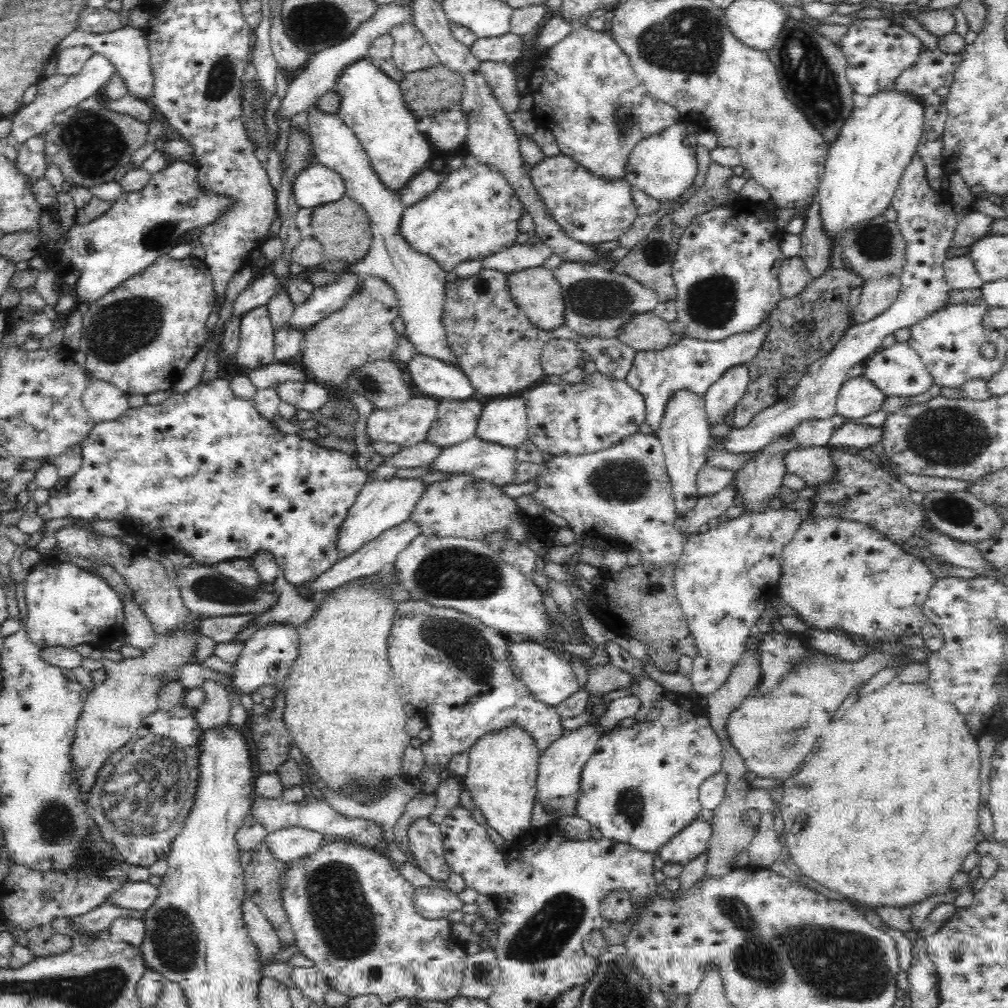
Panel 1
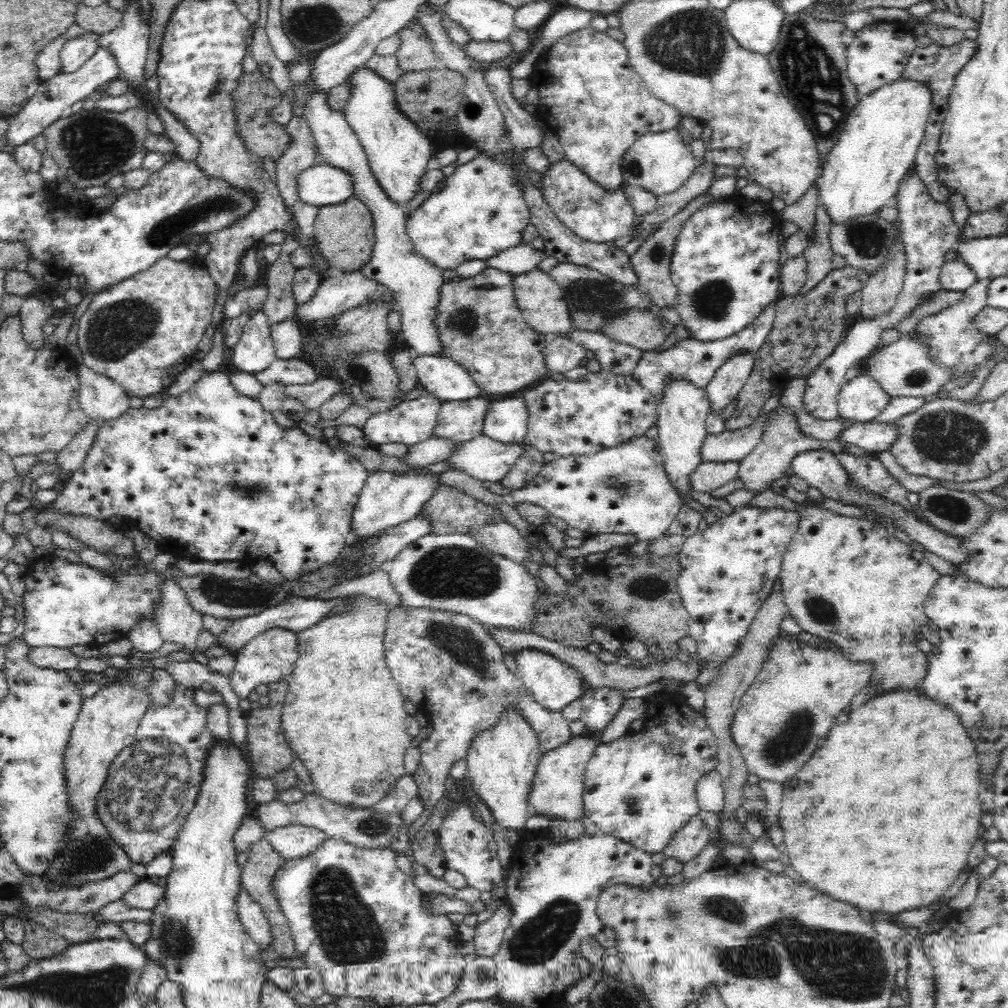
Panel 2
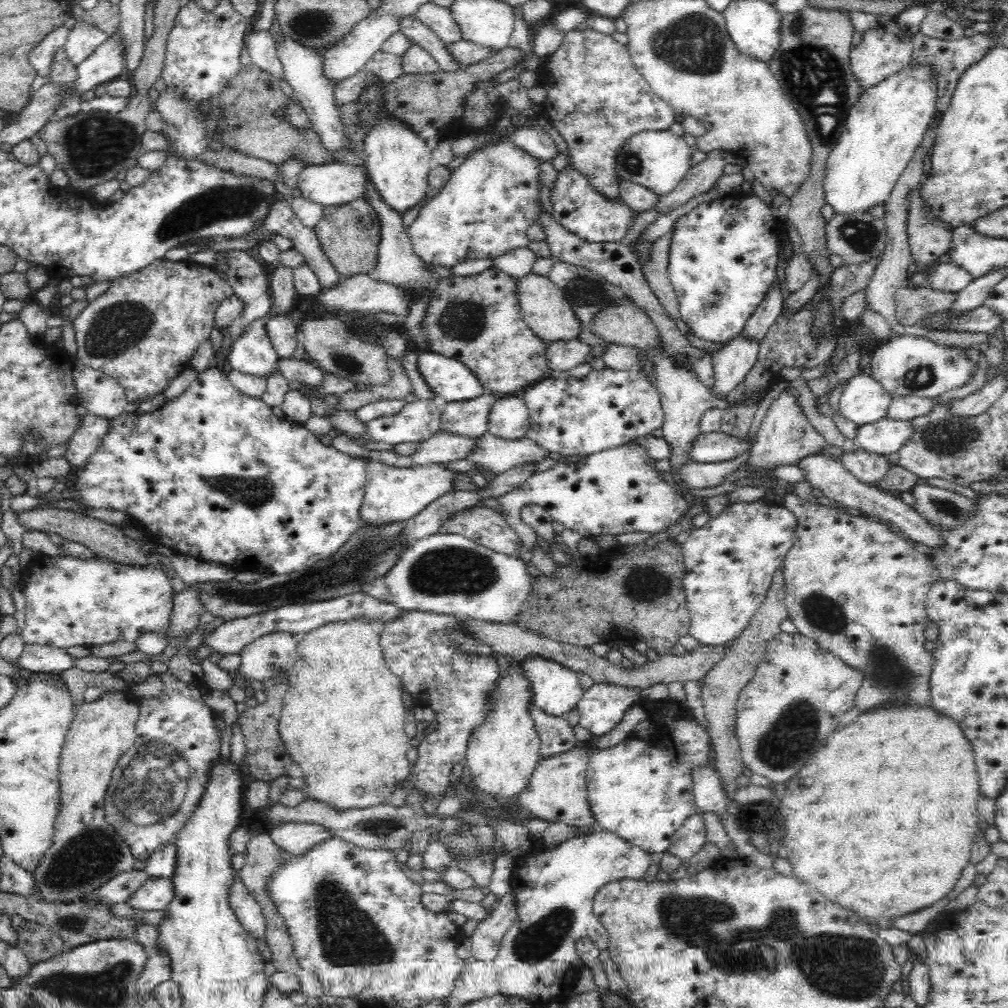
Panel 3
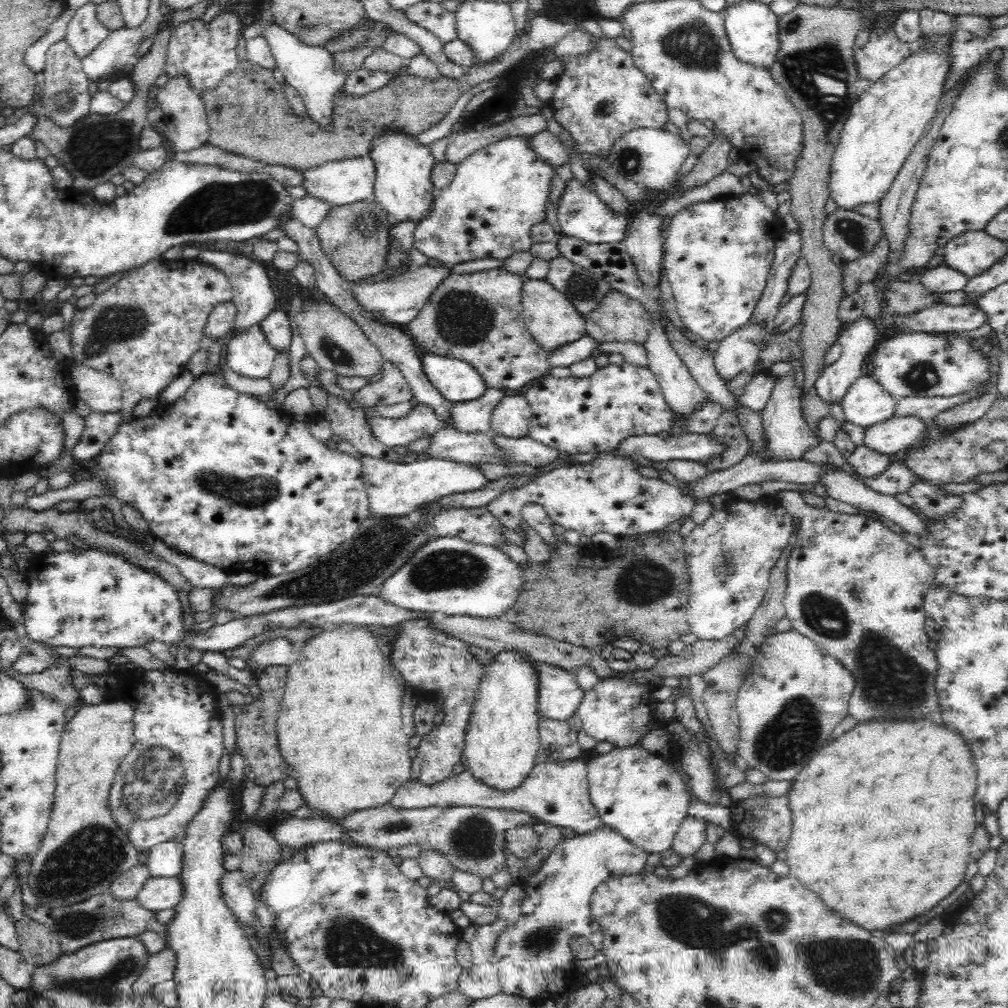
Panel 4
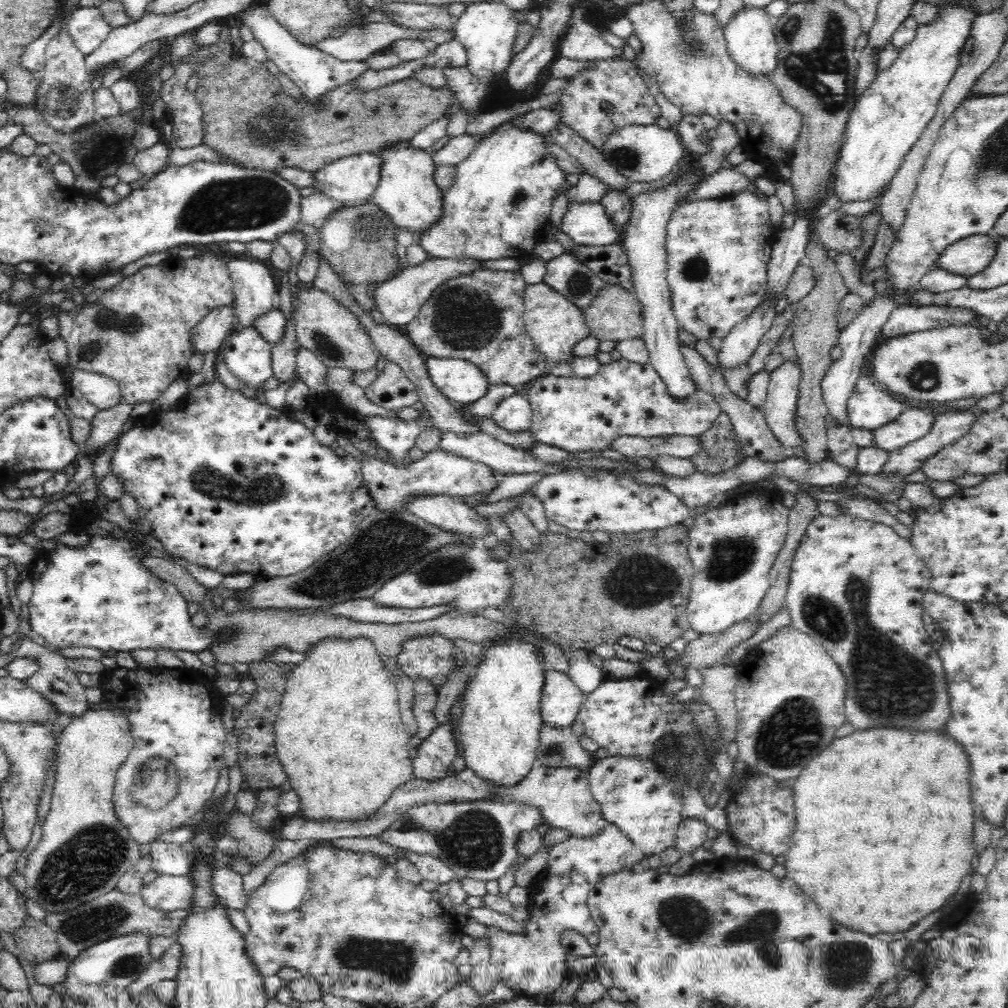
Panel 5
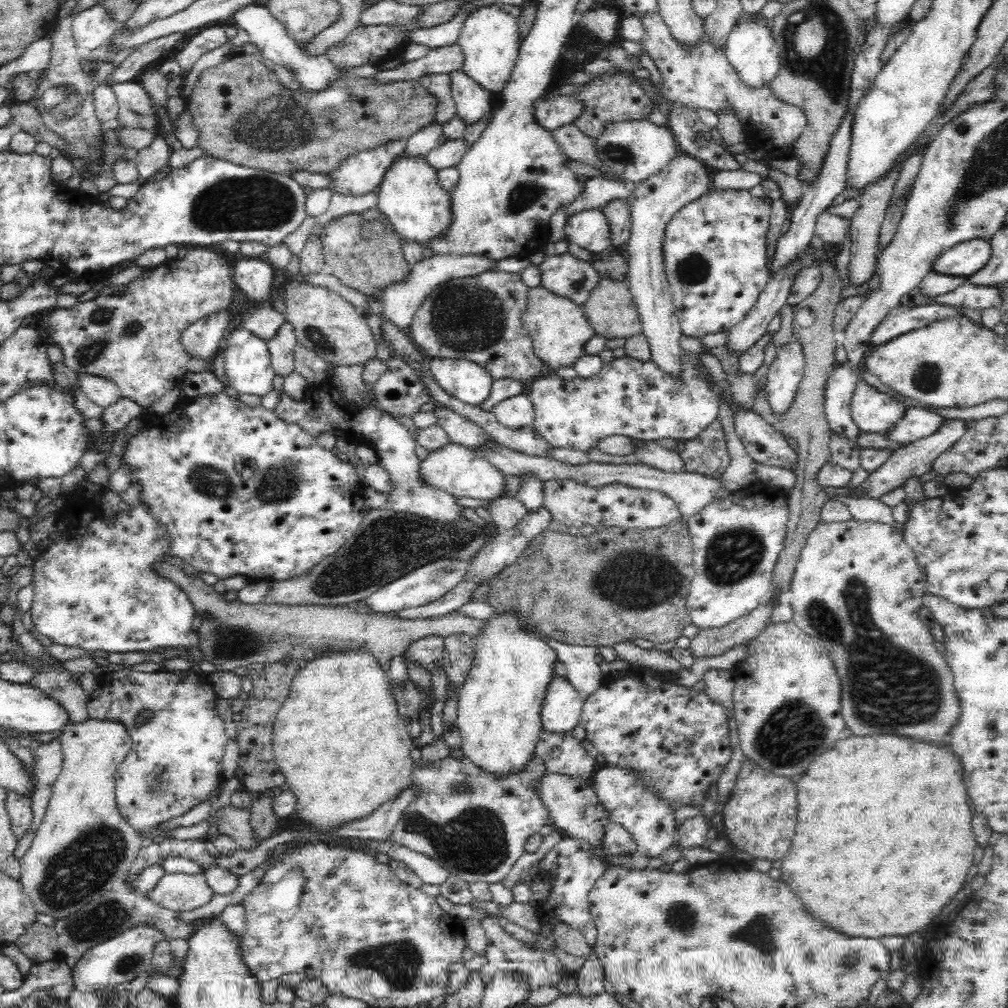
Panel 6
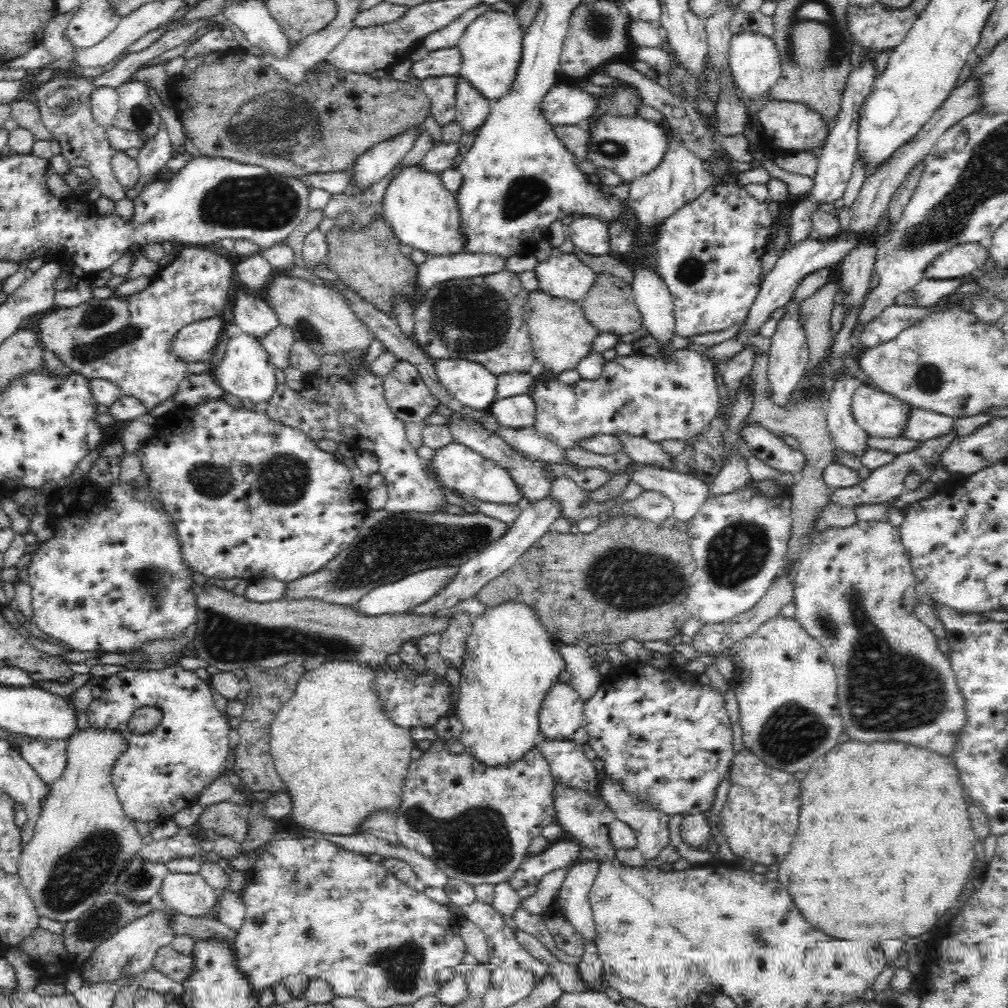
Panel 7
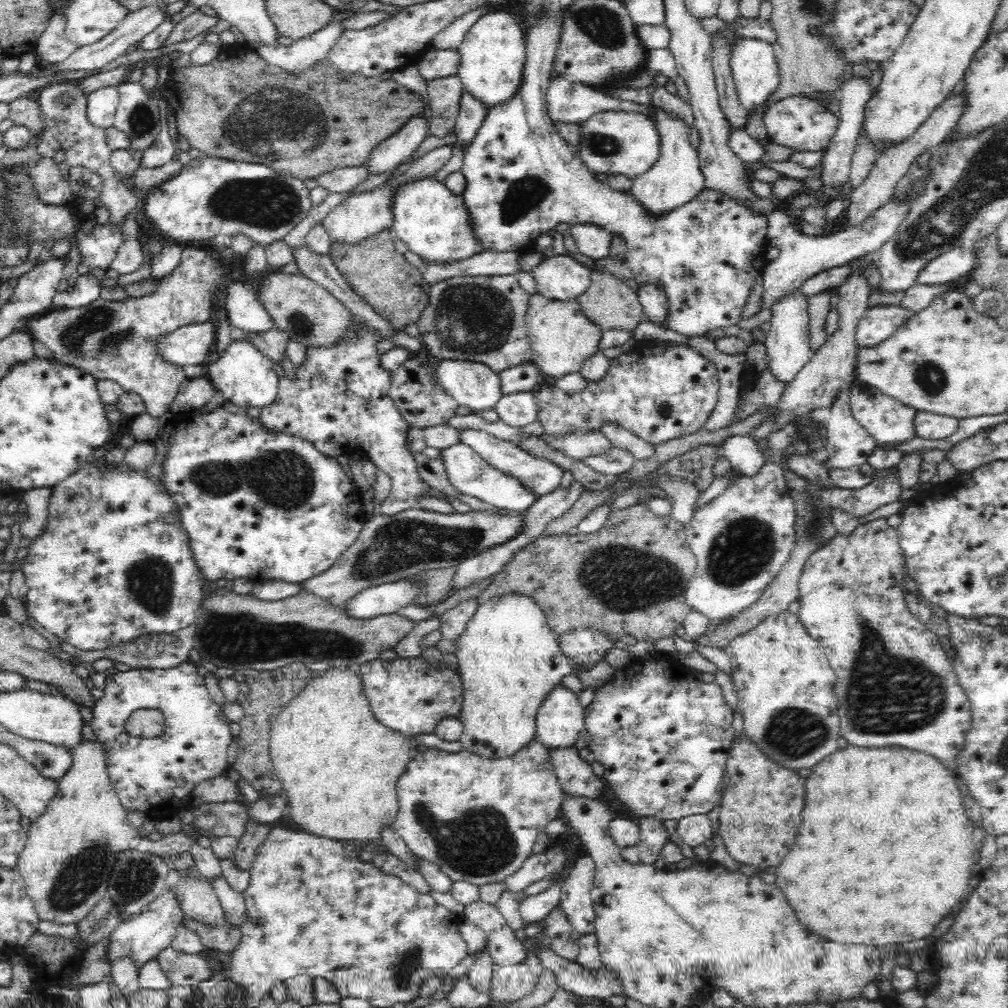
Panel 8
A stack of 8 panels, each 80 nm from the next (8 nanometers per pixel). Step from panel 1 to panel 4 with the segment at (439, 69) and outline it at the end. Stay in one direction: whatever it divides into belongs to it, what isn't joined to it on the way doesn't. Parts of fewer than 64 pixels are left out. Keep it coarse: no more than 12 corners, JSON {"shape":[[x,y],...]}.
{"shape":[[528,31],[460,78],[402,72],[333,123],[292,115],[271,71],[239,62],[200,94],[208,144],[302,172],[418,136],[534,50]]}

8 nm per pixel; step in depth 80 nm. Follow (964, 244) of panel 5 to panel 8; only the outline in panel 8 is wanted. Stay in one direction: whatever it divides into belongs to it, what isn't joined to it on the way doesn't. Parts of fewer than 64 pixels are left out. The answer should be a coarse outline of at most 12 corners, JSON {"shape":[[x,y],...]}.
{"shape":[[960,245],[931,260],[920,284],[946,284],[970,274],[977,256]]}

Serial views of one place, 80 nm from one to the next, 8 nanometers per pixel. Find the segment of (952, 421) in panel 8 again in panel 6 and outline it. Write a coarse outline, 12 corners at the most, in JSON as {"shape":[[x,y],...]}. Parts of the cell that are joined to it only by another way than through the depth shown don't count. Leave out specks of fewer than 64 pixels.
{"shape":[[908,407],[884,436],[898,446],[934,435],[942,416]]}

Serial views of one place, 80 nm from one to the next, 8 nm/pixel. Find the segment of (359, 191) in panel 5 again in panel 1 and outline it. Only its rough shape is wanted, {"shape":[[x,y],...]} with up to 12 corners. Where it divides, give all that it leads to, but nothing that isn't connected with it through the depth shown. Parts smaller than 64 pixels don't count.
{"shape":[[321,165],[292,180],[298,208],[336,202],[345,193],[342,177]]}

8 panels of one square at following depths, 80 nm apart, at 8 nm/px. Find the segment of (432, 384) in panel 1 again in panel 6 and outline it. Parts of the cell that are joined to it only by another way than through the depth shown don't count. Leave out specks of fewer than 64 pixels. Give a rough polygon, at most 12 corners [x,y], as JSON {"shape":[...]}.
{"shape":[[428,359],[449,396],[480,407],[493,379],[468,360]]}

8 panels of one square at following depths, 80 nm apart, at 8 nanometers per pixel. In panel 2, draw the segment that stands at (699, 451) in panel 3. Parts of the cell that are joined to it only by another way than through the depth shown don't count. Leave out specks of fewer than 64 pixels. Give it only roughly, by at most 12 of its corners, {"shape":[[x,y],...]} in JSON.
{"shape":[[775,410],[747,428],[708,434],[703,462],[741,461],[762,442]]}

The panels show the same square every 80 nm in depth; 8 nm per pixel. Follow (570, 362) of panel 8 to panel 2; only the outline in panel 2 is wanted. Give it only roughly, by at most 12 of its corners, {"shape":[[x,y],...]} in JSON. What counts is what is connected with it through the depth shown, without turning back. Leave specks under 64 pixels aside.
{"shape":[[536,268],[512,276],[518,308],[536,332],[572,329],[562,287]]}

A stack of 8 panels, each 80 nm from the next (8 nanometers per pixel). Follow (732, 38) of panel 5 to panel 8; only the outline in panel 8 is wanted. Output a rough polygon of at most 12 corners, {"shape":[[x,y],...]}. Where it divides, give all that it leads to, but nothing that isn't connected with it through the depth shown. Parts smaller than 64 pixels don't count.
{"shape":[[739,38],[729,63],[749,112],[776,90],[776,45]]}

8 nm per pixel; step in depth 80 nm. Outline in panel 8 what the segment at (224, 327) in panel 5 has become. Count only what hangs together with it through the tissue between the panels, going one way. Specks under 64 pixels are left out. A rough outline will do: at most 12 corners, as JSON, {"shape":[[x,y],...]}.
{"shape":[[212,321],[167,334],[159,353],[174,365],[205,365]]}

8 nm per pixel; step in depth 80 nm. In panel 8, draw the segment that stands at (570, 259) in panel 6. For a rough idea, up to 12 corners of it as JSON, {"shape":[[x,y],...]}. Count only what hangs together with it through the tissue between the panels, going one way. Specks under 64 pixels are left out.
{"shape":[[570,254],[531,270],[537,292],[574,301],[588,290],[590,267]]}

